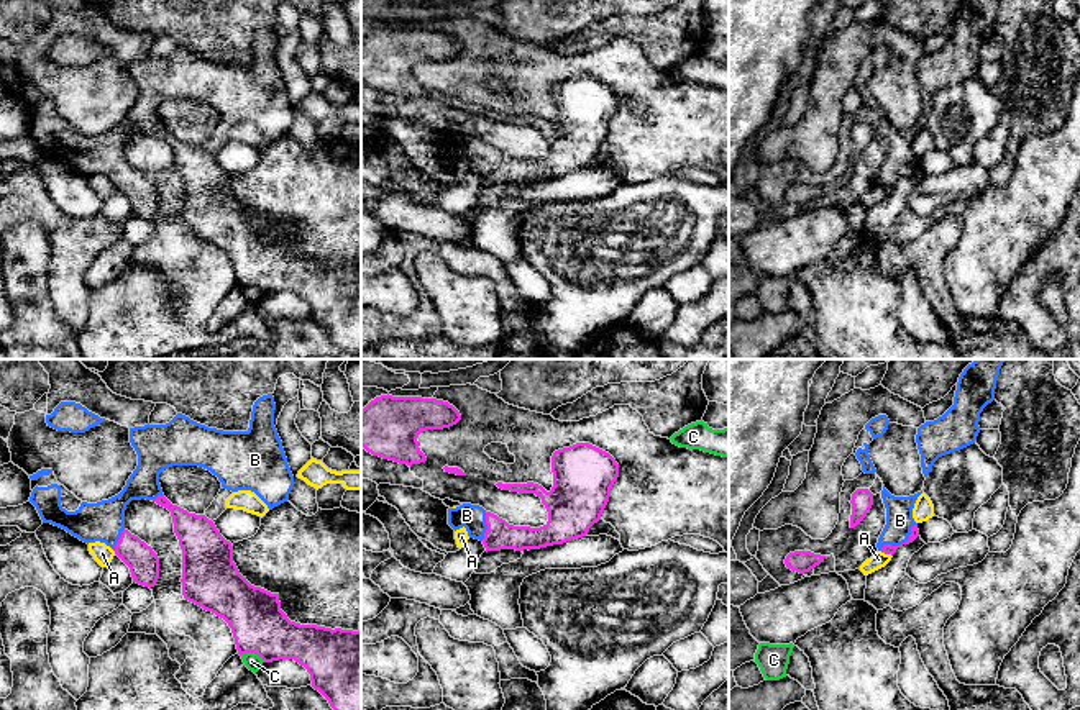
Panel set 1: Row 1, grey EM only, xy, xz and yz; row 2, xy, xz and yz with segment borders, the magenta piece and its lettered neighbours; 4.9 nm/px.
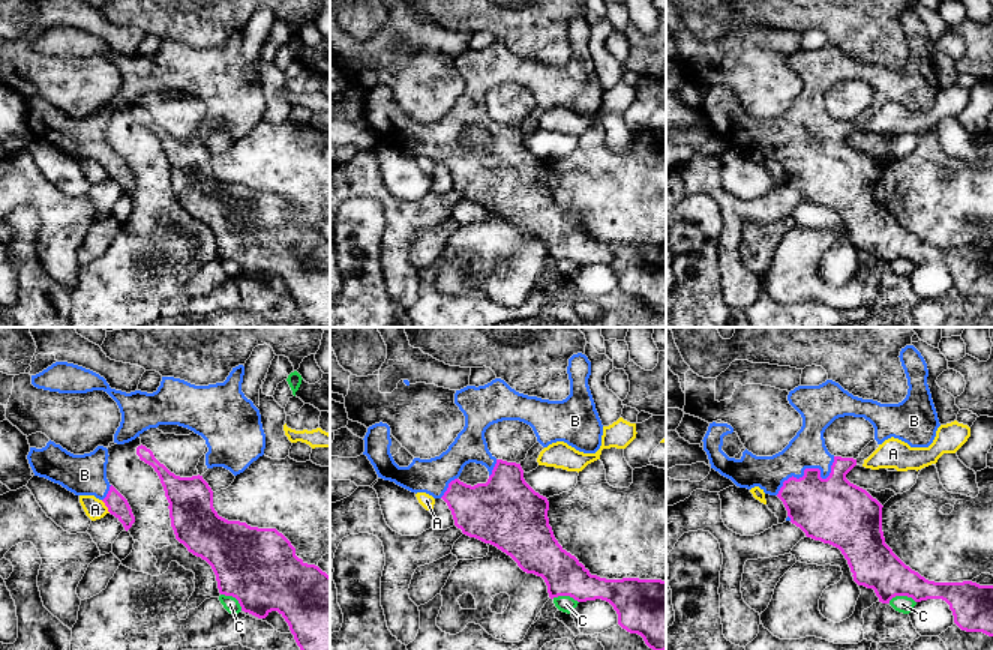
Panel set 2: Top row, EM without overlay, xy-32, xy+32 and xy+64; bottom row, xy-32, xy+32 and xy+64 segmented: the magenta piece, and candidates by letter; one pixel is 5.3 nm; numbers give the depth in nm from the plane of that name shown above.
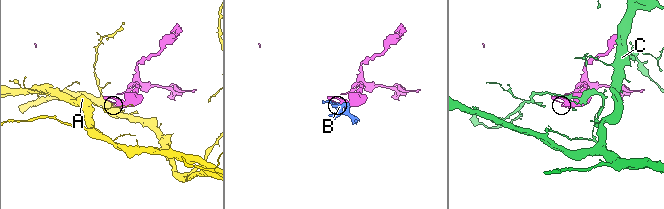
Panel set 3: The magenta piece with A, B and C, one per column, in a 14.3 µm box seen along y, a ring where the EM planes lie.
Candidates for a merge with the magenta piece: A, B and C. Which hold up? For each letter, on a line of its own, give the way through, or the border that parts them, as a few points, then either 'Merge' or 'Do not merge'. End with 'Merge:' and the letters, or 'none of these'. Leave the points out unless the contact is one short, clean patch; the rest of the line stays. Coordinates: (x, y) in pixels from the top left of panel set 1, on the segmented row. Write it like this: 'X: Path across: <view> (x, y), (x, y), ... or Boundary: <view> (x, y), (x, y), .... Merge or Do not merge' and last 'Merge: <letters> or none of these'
A: Do not merge
B: Merge
C: Do not merge
Merge: B

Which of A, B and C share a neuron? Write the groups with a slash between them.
A / B / C

